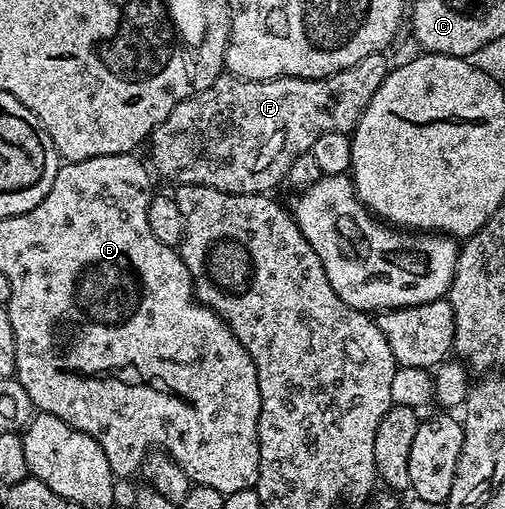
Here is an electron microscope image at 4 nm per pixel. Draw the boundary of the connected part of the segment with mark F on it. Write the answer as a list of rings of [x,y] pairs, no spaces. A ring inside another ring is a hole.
[[[383,53],[365,55],[361,63],[332,77],[278,77],[268,81],[246,81],[226,71],[205,91],[177,103],[173,111],[151,133],[151,161],[154,172],[176,186],[204,185],[226,193],[266,193],[278,187],[288,176],[291,164],[302,153],[311,152],[313,143],[329,131],[350,134],[361,119],[369,99],[385,83],[389,72]]]

